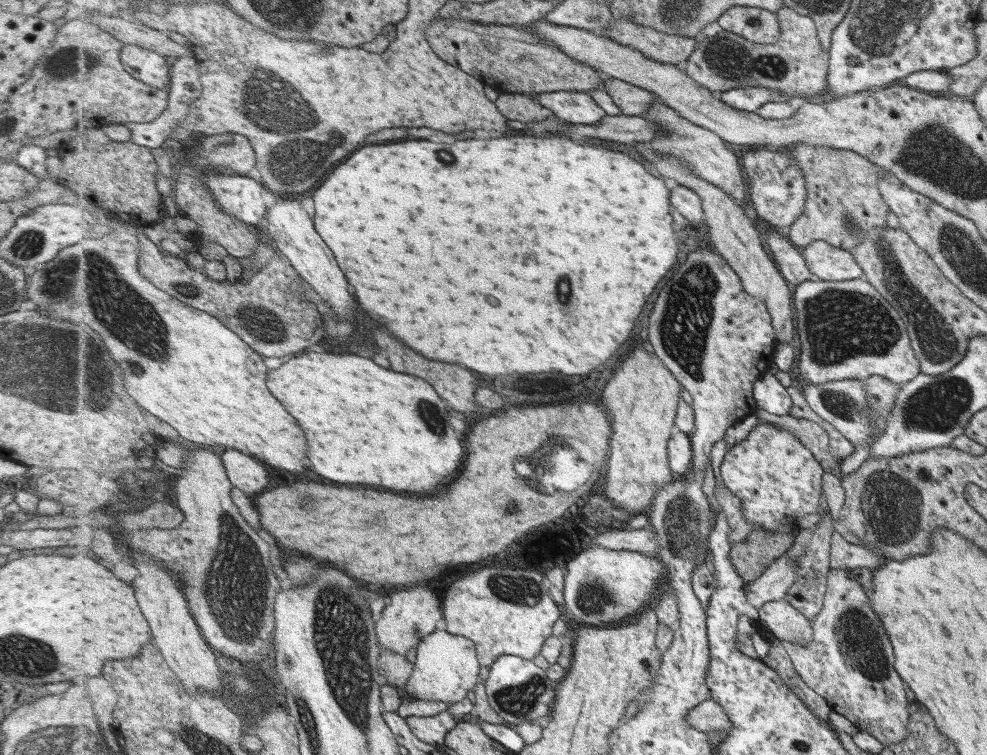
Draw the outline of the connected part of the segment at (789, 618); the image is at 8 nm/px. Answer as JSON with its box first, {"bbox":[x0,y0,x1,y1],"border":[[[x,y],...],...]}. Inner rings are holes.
{"bbox":[752,599,812,645],"border":[[[785,599],[764,602],[754,610],[752,617],[771,632],[779,641],[805,645],[811,641],[812,624]]]}

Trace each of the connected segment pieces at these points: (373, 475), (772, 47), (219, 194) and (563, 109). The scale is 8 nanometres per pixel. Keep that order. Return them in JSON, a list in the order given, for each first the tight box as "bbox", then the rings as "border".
[{"bbox":[269,351,465,494],"border":[[[329,351],[322,353],[317,352],[301,352],[296,354],[286,363],[279,367],[279,370],[273,369],[269,373],[269,388],[273,388],[273,394],[289,408],[289,412],[293,412],[293,416],[299,420],[299,424],[303,426],[307,438],[309,438],[309,458],[313,460],[315,472],[319,472],[321,476],[333,480],[333,482],[341,482],[341,484],[373,484],[373,486],[383,486],[389,490],[399,490],[399,492],[423,492],[423,494],[433,494],[439,488],[447,486],[449,480],[461,470],[461,464],[465,460],[465,448],[463,442],[457,434],[455,428],[451,428],[449,424],[449,404],[445,404],[441,400],[441,396],[437,394],[437,390],[423,378],[417,376],[409,376],[409,374],[399,374],[387,368],[381,368],[379,364],[375,364],[369,358],[361,358],[361,356],[353,356],[353,352],[341,354],[332,354]]]},{"bbox":[683,7,831,103],"border":[[[787,7],[775,14],[780,24],[780,35],[773,44],[755,44],[723,29],[715,36],[699,38],[697,48],[686,59],[687,66],[683,71],[711,92],[755,87],[779,91],[796,103],[815,98],[831,100],[825,97],[828,96],[828,53],[820,44],[815,22]]]},{"bbox":[206,172,267,226],"border":[[[209,172],[206,185],[216,197],[217,204],[225,212],[241,219],[245,224],[261,226],[267,212],[263,202],[265,188],[243,174],[227,175]]]},{"bbox":[531,91,607,125],"border":[[[547,91],[531,95],[559,118],[573,124],[597,125],[607,116],[587,91]]]}]

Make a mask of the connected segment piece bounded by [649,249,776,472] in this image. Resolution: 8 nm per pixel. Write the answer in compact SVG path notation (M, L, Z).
M697 250L689 254L689 260L677 270L677 274L661 290L655 310L649 318L649 338L657 356L661 356L667 368L672 369L693 398L696 412L696 429L691 435L694 450L694 468L707 472L712 466L712 450L731 426L741 421L741 416L755 410L751 396L751 384L765 372L771 356L773 338L772 319L762 300L751 297L741 288L741 277L715 250Z

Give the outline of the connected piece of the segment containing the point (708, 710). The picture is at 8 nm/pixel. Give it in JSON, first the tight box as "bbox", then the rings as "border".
{"bbox":[685,700,732,734],"border":[[[713,700],[699,704],[694,710],[691,710],[691,714],[687,714],[685,721],[692,728],[710,732],[711,734],[718,730],[724,730],[729,734],[732,729],[729,715],[725,713],[723,706]]]}

